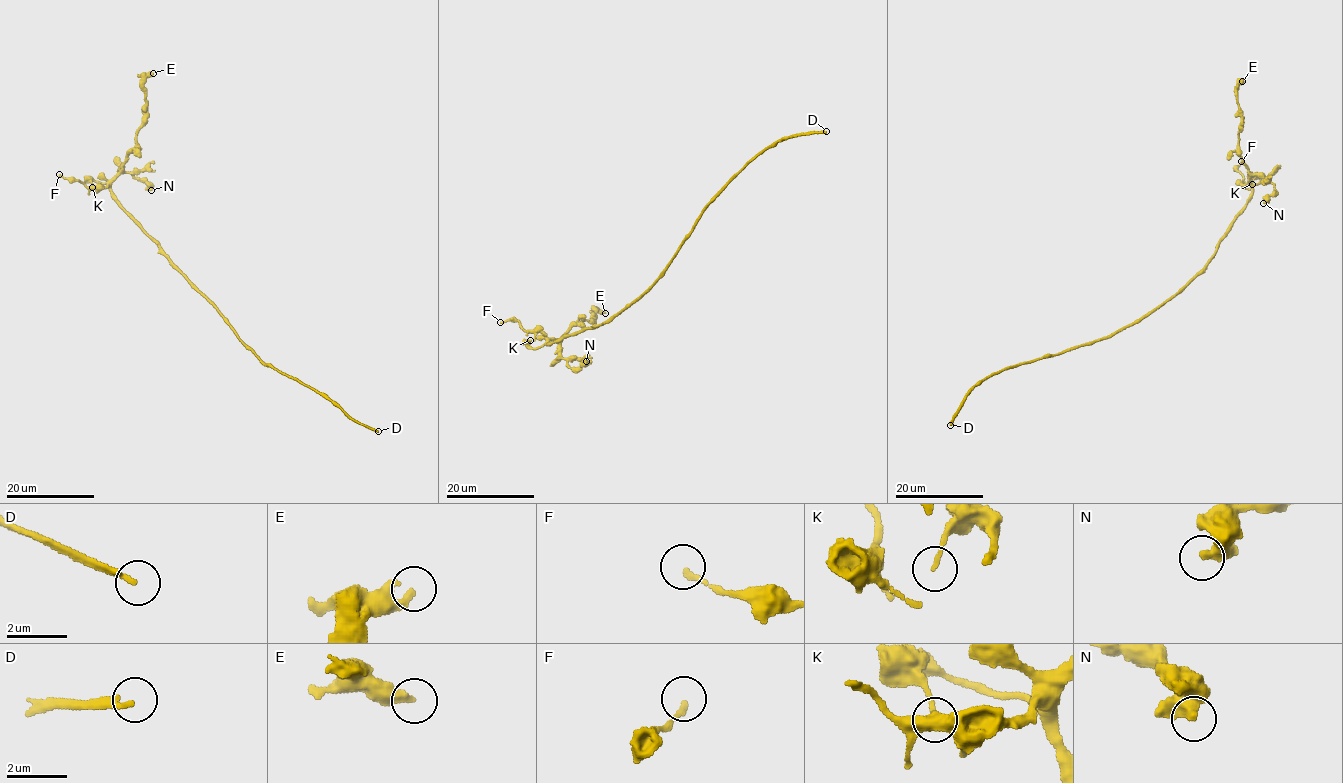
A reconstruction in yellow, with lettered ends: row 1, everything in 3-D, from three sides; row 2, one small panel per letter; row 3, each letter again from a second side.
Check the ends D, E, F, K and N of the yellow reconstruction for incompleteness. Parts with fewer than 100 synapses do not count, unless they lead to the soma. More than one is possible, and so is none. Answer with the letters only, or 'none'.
D

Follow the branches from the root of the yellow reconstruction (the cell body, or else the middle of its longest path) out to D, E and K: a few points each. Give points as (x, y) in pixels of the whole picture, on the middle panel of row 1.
D: (642, 294), (672, 258), (703, 208), (757, 156), (790, 137), (826, 131)
E: (642, 294), (596, 327), (548, 343), (550, 339), (560, 338), (581, 320), (592, 320), (595, 308), (605, 313)
K: (642, 294), (596, 327), (564, 335), (557, 342), (535, 348), (528, 344), (530, 340)

